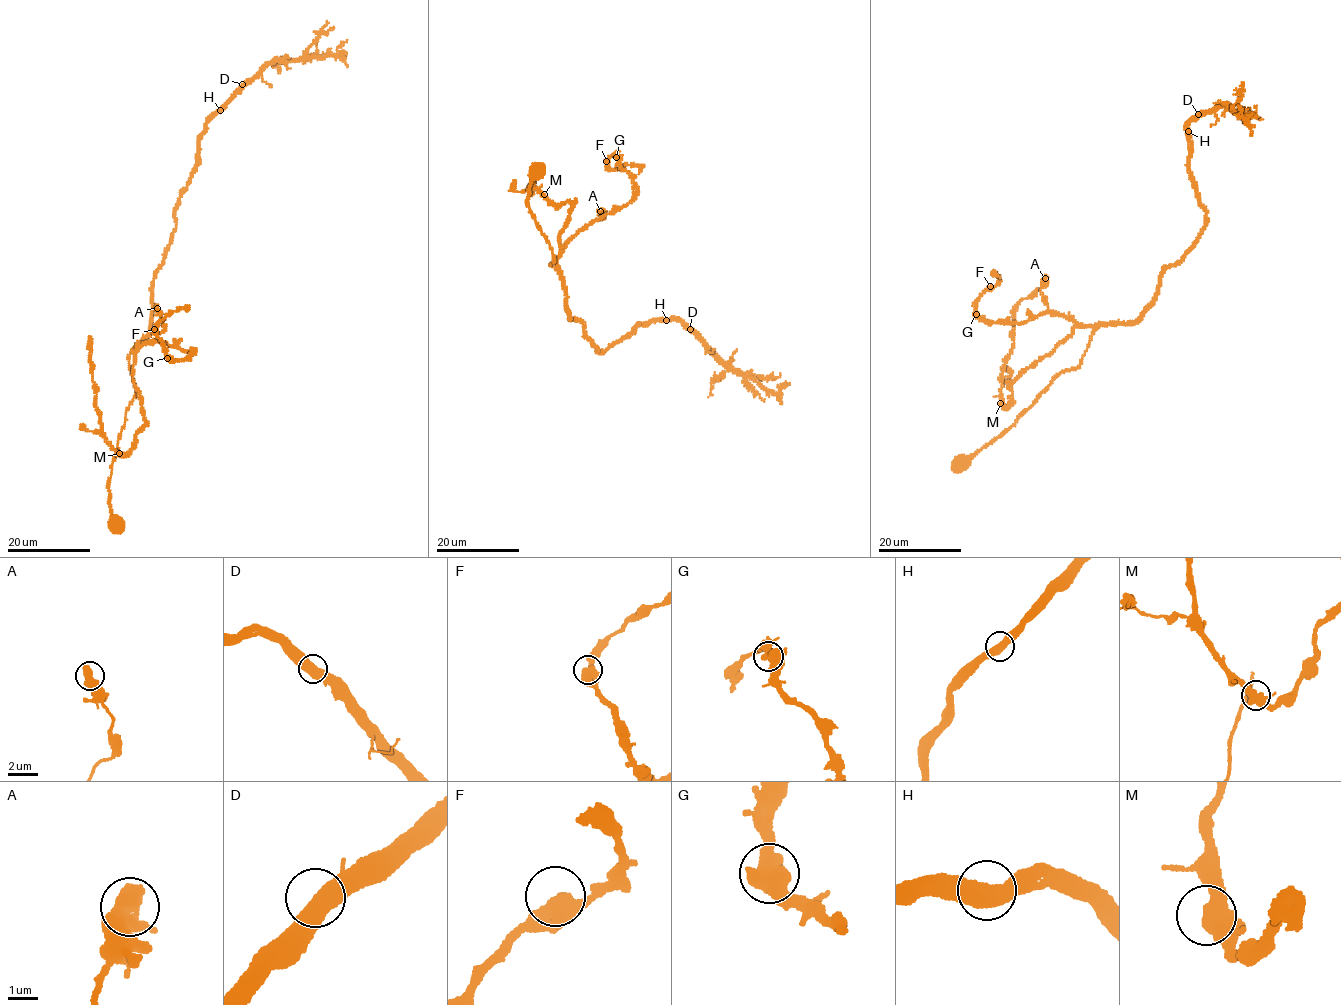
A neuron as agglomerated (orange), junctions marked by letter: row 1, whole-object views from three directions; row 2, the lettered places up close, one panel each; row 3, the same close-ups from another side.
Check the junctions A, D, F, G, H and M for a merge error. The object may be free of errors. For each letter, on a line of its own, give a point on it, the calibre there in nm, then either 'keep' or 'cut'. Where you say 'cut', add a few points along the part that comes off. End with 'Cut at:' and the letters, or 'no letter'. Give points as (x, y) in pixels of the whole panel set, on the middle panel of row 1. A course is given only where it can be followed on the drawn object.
A: (600, 211) | 550 nm | keep
D: (690, 329) | 550 nm | keep
F: (606, 161) | 600 nm | keep
G: (616, 157) | 600 nm | keep
H: (666, 320) | 550 nm | keep
M: (544, 194) | 550 nm | keep
Cut at: no letter

